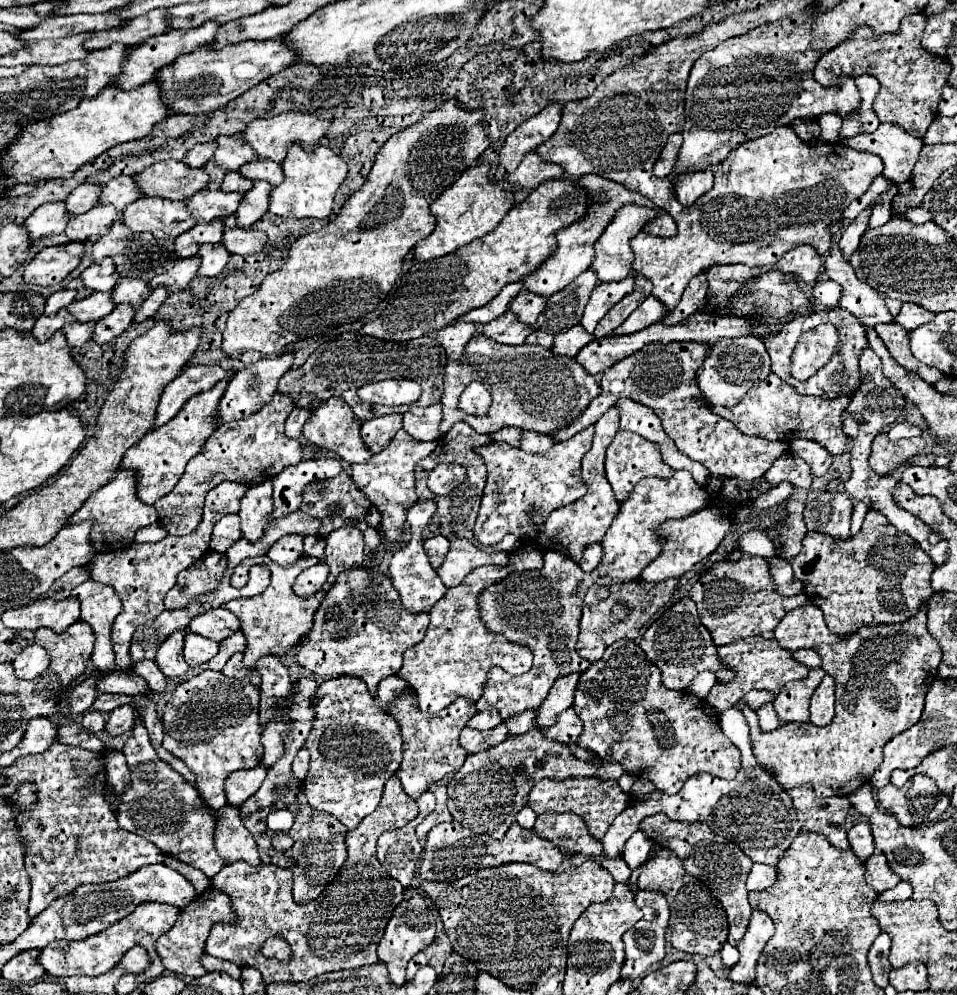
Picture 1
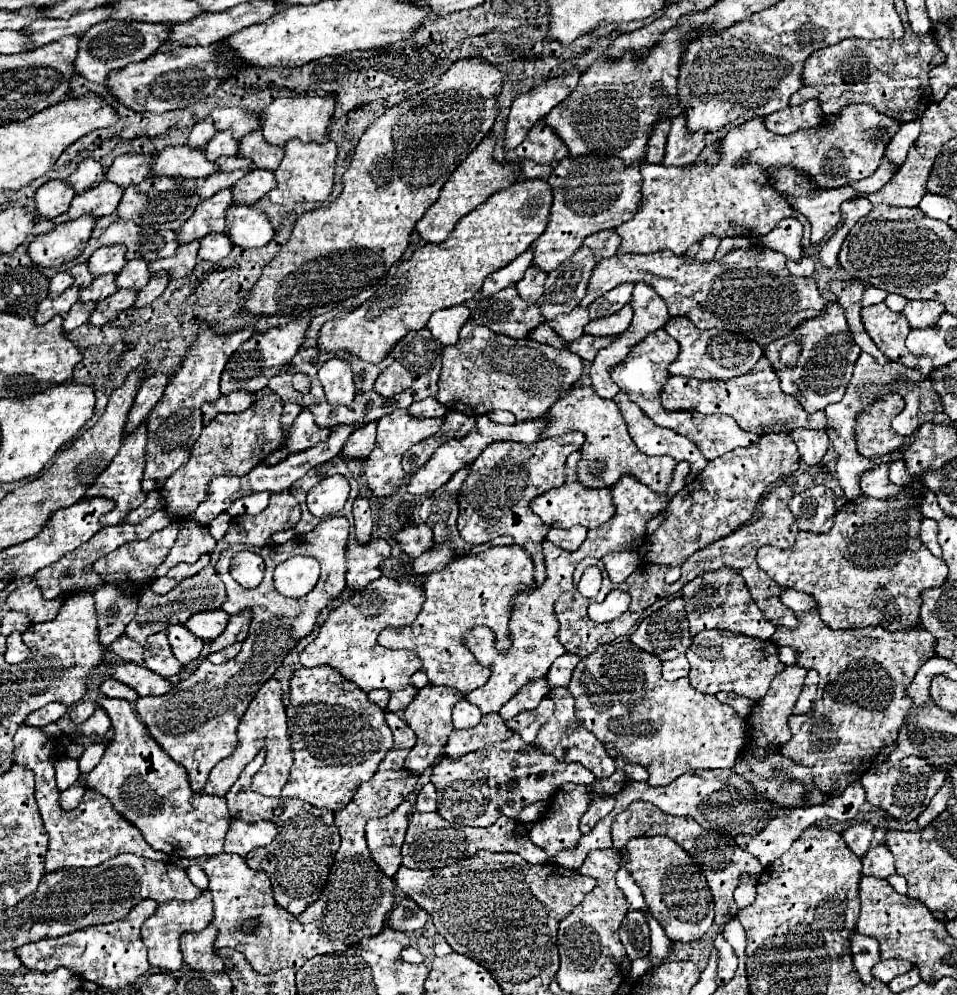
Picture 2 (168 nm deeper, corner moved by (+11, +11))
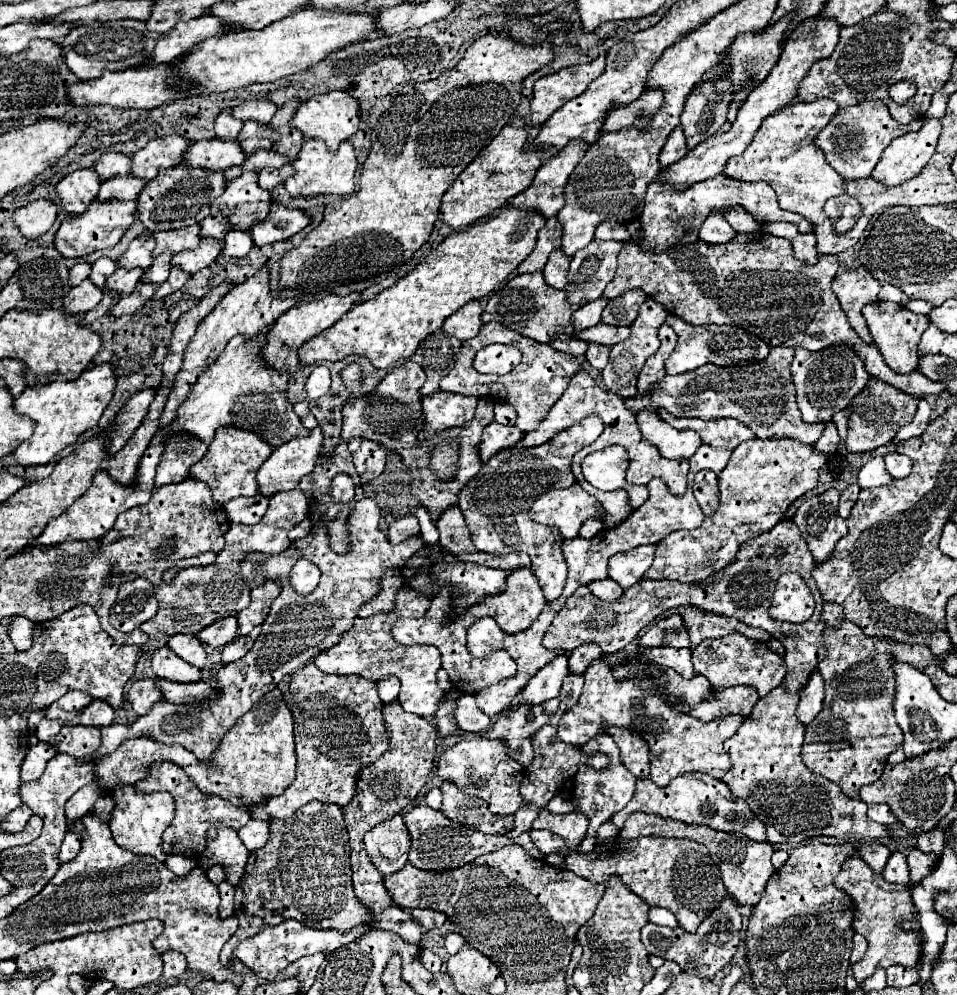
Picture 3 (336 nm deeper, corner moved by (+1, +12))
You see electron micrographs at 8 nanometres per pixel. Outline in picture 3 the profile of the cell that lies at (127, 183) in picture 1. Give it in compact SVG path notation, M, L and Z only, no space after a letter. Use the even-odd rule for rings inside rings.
M166 136L150 140L142 150L138 150L132 156L130 174L146 182L154 180L162 168L178 166L182 162L182 152L186 152L190 144L192 142L182 136Z

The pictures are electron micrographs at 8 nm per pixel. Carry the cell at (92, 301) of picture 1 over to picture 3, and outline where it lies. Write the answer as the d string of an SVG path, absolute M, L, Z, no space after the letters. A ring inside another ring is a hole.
M118 268L104 284L104 290L112 290L112 292L118 292L118 294L130 294L138 280L142 276L142 270L140 268L132 268L132 270L126 270L126 268Z

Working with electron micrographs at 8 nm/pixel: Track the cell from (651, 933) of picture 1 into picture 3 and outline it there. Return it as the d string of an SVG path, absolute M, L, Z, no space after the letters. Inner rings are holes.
M728 896L698 926L696 934L684 932L682 928L670 930L670 928L664 928L664 926L654 926L652 922L648 922L640 930L640 940L646 946L648 954L654 954L654 956L660 956L660 958L666 958L666 960L674 960L674 962L680 964L682 970L690 970L692 974L696 974L700 978L712 978L714 974L718 974L732 960L740 938L742 938L742 914L740 914L738 906Z

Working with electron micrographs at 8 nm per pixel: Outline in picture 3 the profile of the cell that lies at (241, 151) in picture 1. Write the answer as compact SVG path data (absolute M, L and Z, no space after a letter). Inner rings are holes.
M260 100L260 102L244 102L242 106L236 106L236 108L230 108L232 116L238 118L238 120L254 120L258 124L268 124L272 120L272 116L276 114L278 106L272 104L272 102L266 102L266 100Z

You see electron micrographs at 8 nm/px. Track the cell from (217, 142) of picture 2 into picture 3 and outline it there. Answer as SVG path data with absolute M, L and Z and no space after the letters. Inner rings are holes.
M244 122L236 140L242 142L242 140L248 140L248 138L270 138L270 140L274 140L274 132L270 132L268 126L264 126L264 124L260 126L260 124L254 124L254 122Z

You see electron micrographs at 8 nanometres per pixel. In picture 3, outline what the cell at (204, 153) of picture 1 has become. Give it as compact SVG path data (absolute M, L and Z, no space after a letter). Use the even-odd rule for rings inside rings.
M222 110L222 112L218 114L216 122L214 122L214 132L216 132L216 136L222 138L222 140L236 140L242 124L244 124L244 122L234 120L228 110Z

